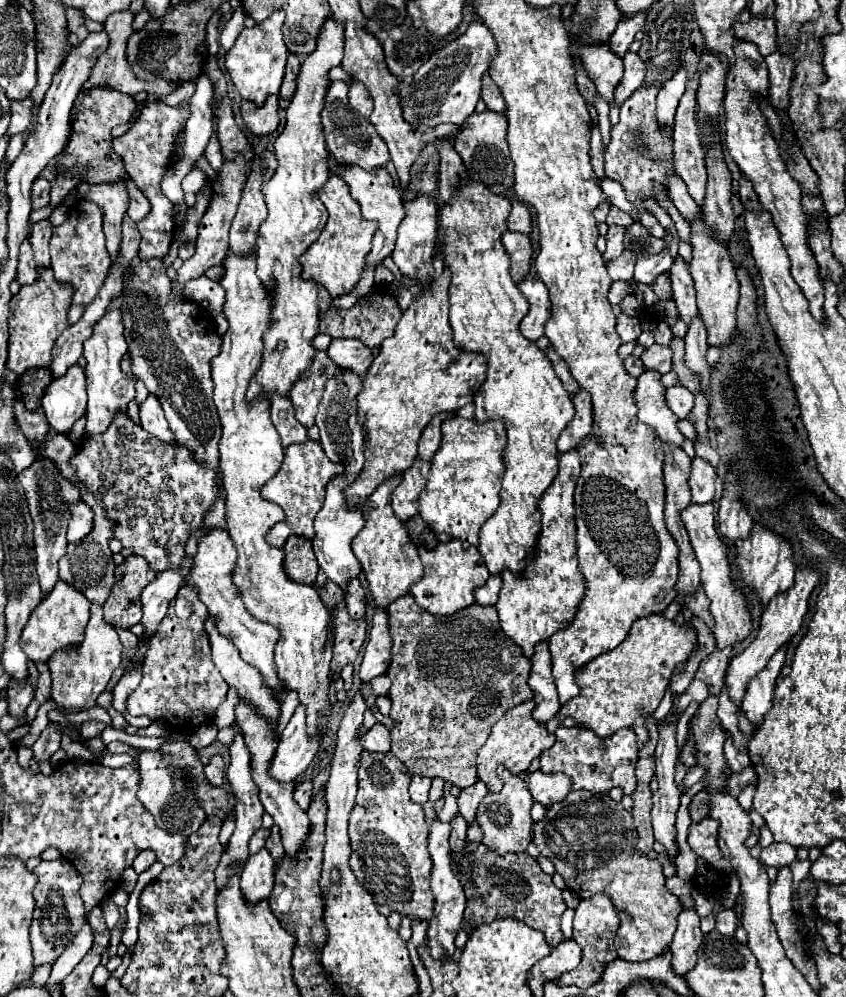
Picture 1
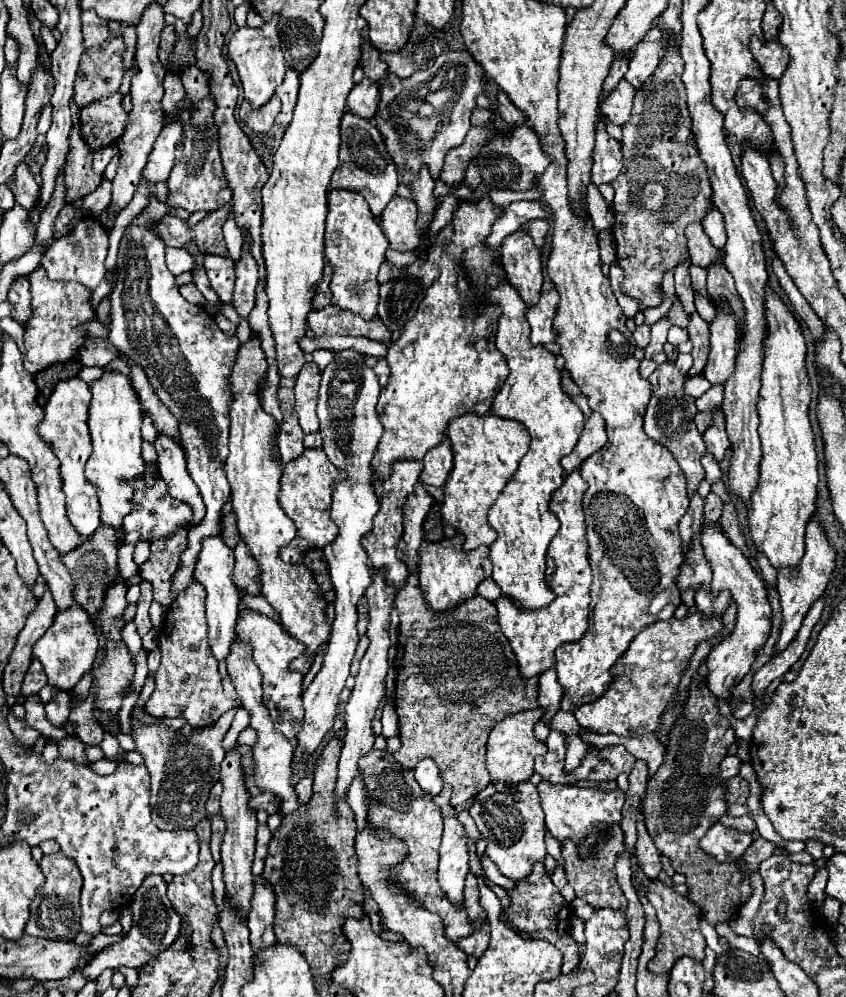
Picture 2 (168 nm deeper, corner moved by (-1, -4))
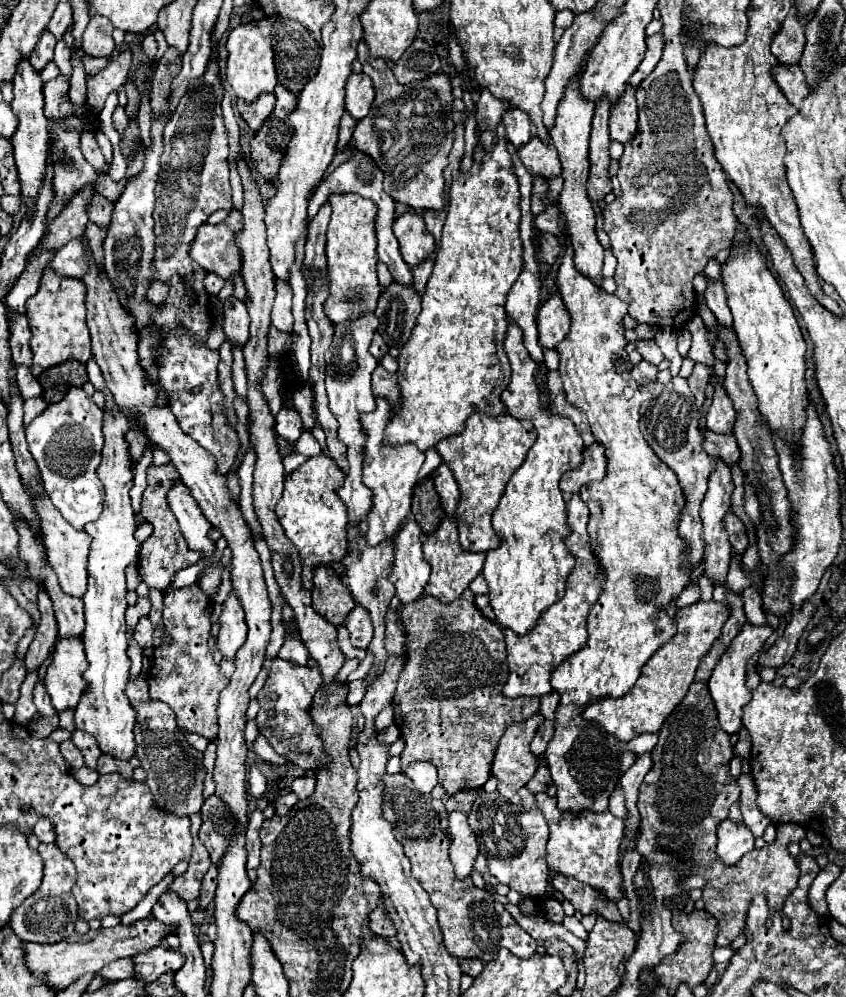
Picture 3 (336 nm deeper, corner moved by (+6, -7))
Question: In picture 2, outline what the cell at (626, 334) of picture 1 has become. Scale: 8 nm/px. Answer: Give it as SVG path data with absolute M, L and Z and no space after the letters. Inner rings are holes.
M646 321L644 325L636 327L634 333L632 333L632 337L634 337L636 347L646 347L648 345L648 339L650 339L650 323Z

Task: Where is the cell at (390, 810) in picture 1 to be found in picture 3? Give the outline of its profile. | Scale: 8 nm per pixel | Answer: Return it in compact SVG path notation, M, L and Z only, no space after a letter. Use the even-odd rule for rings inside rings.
M405 774L385 776L385 818L393 824L397 842L405 848L405 856L411 862L411 874L421 882L421 886L431 896L431 904L437 908L441 932L449 954L459 960L479 958L485 964L497 958L499 948L507 948L515 956L529 958L537 952L537 942L513 920L513 916L499 904L489 892L479 890L471 878L457 880L453 864L449 860L449 836L445 836L445 818L449 816L445 804L435 800L431 794L421 794L413 788L413 782ZM405 834L415 834L407 838ZM447 840L447 842L445 842Z

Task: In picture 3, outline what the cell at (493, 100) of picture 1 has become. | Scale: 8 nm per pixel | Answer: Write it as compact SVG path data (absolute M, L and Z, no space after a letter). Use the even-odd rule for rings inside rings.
M513 108L513 112L505 112L501 122L505 126L507 140L515 148L521 148L523 144L527 144L531 140L531 120L529 120L527 112L523 112L519 108Z

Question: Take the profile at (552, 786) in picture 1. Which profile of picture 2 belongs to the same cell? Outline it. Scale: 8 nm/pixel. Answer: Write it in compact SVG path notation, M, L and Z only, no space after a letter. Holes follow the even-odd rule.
M540 781L538 785L540 805L546 813L546 827L558 839L576 839L582 841L590 827L596 823L620 823L620 811L624 805L624 793L620 789L602 791L594 787L578 787L578 785L554 785L550 781Z

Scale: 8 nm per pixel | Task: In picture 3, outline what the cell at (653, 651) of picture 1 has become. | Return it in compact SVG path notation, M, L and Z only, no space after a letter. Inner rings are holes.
M695 602L677 612L677 634L661 646L653 658L643 666L643 674L629 694L621 698L607 698L585 708L585 720L601 724L609 734L617 736L619 742L629 742L631 738L645 732L659 732L667 716L675 710L677 704L685 698L699 662L711 650L711 644L719 638L725 620L729 618L729 608L721 602Z

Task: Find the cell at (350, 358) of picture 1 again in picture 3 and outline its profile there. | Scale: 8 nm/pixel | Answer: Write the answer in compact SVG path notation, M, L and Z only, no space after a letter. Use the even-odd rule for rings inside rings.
M381 364L373 372L373 394L389 398L393 406L401 404L401 390L397 384L397 376L389 374Z

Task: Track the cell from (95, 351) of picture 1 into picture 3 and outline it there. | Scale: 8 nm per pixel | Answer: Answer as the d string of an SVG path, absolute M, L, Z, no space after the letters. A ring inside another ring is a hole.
M105 412L103 432L105 432L105 448L101 468L97 472L99 480L105 486L105 506L103 514L85 526L87 534L93 538L89 552L89 586L83 596L85 602L85 632L83 644L89 660L89 668L83 674L89 682L85 690L85 700L75 710L75 726L83 732L89 732L103 754L113 756L115 760L131 760L135 756L135 710L125 696L125 684L129 680L129 658L127 658L127 638L125 638L125 608L127 608L127 586L125 586L125 568L137 560L139 542L133 532L137 528L129 490L133 486L133 470L125 444L125 428L129 422L123 412L117 412L113 418Z

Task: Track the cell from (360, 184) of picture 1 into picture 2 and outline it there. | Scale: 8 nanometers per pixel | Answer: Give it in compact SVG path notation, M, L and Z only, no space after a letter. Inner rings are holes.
M394 195L378 223L390 241L390 249L412 251L420 241L420 231L416 231L416 205L410 199Z

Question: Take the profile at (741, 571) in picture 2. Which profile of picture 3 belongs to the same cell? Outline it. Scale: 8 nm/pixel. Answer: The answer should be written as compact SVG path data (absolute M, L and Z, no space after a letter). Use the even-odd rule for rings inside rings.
M745 624L745 628L737 634L737 638L733 640L733 644L727 648L725 656L721 656L717 668L713 670L713 676L709 680L709 692L713 696L717 714L719 714L719 724L723 728L723 732L727 734L737 734L741 724L741 716L743 716L743 706L749 704L751 700L751 692L745 686L747 682L747 662L749 658L761 650L761 646L765 644L765 640L773 634L771 626L753 626L753 624Z

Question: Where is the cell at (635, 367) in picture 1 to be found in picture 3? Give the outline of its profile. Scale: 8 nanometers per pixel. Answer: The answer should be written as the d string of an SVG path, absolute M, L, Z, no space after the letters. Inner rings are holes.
M641 360L637 366L633 366L633 378L639 386L643 384L649 384L649 382L655 382L657 380L657 366Z

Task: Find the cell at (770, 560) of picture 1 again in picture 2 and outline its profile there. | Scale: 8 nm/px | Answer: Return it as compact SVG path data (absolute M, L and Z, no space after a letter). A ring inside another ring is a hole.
M766 287L766 327L768 343L762 363L762 389L758 401L760 415L760 481L752 495L748 513L750 537L760 553L764 553L774 569L796 569L804 555L804 527L814 511L818 457L814 433L808 417L810 381L806 377L806 343L798 321L790 309Z

